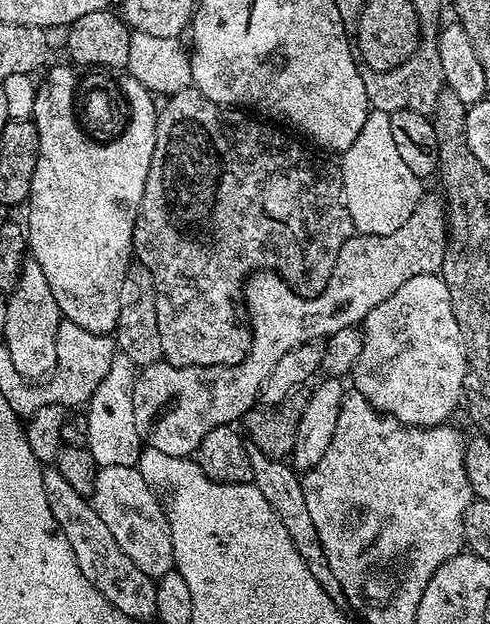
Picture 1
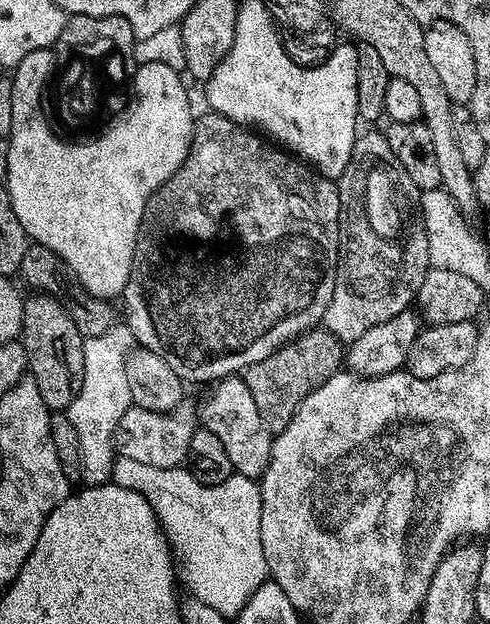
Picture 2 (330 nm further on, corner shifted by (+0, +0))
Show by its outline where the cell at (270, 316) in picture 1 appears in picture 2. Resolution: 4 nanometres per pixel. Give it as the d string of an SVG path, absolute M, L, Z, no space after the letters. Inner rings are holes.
M191 403L179 404L172 412L155 412L145 408L130 407L116 427L114 443L116 451L120 456L135 458L142 462L144 466L162 466L163 468L178 468L187 461L188 451L190 450L190 438L196 433L198 427L198 412L195 407L191 408Z

